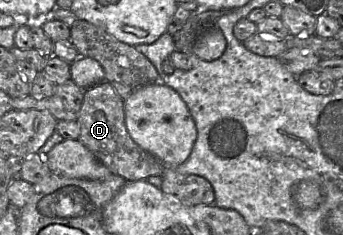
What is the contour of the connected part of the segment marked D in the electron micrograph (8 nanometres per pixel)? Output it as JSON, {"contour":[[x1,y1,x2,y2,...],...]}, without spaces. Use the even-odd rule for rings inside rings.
{"contour":[[106,81,85,89,83,103,77,117,78,140,112,174,126,181,145,180,150,176,161,176,165,165,158,158,143,150,130,136,125,125,124,100]]}

